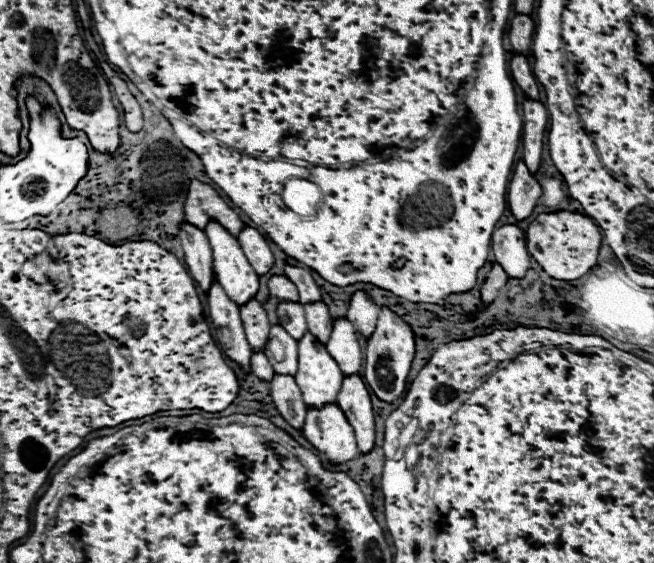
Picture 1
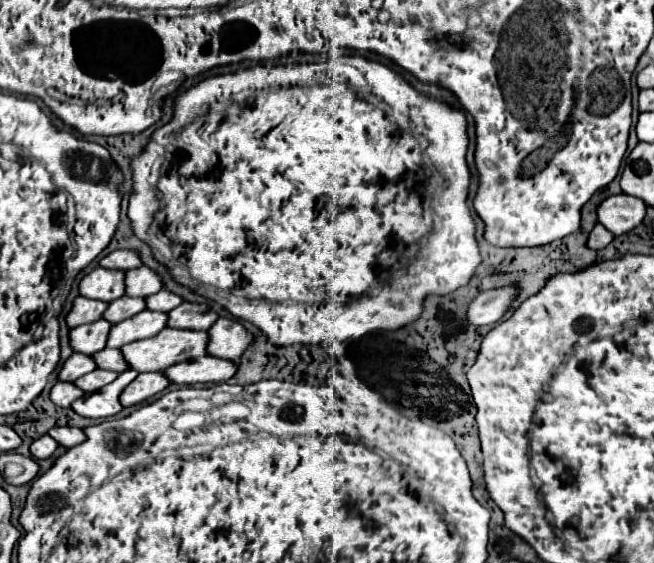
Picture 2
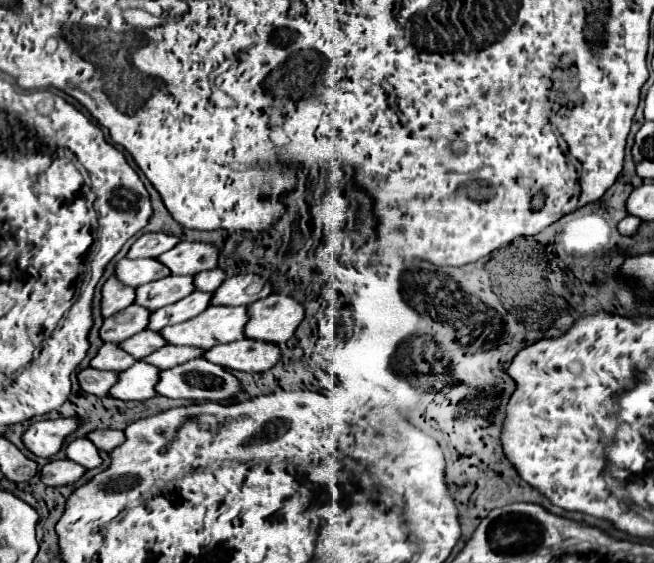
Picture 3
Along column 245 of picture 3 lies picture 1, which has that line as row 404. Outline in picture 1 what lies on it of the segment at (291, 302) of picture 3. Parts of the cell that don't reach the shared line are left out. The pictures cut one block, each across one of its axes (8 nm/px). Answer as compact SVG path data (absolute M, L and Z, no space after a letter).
M328 404L320 410L308 410L302 432L306 440L334 466L344 464L358 454L354 430L336 404Z

